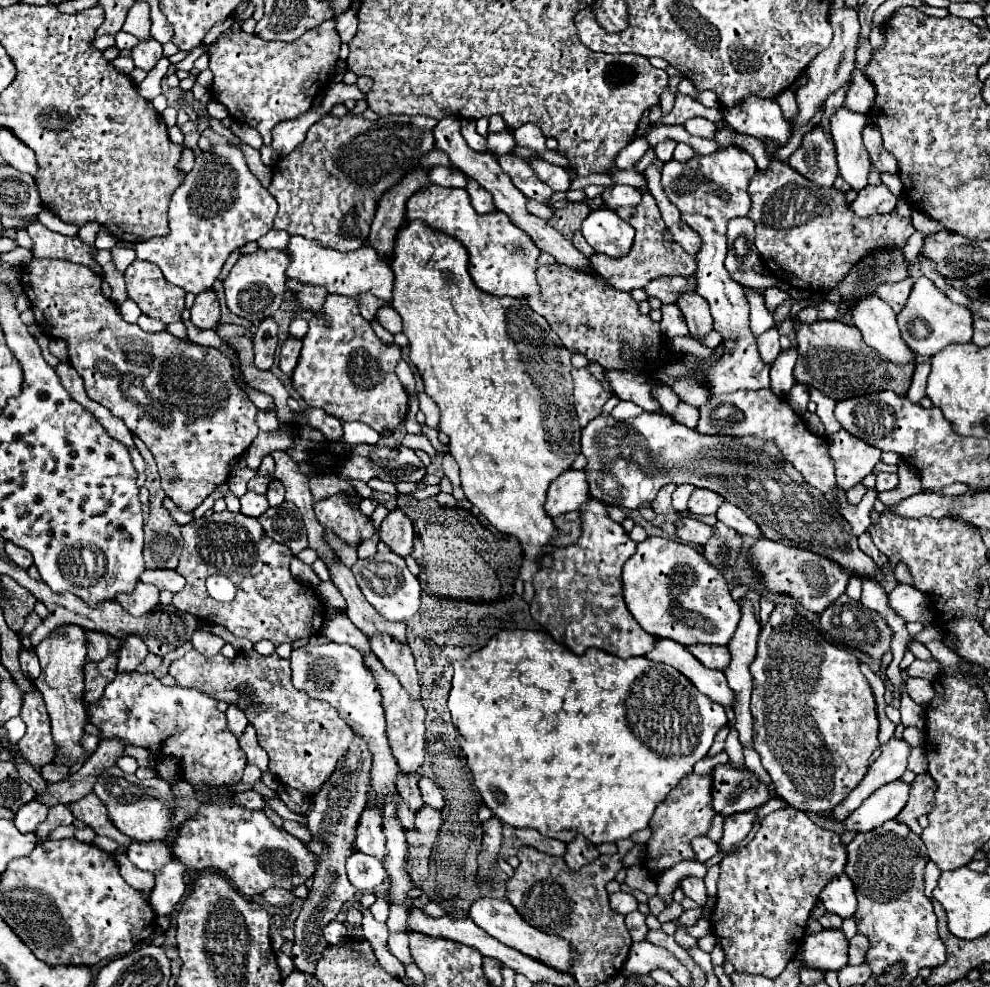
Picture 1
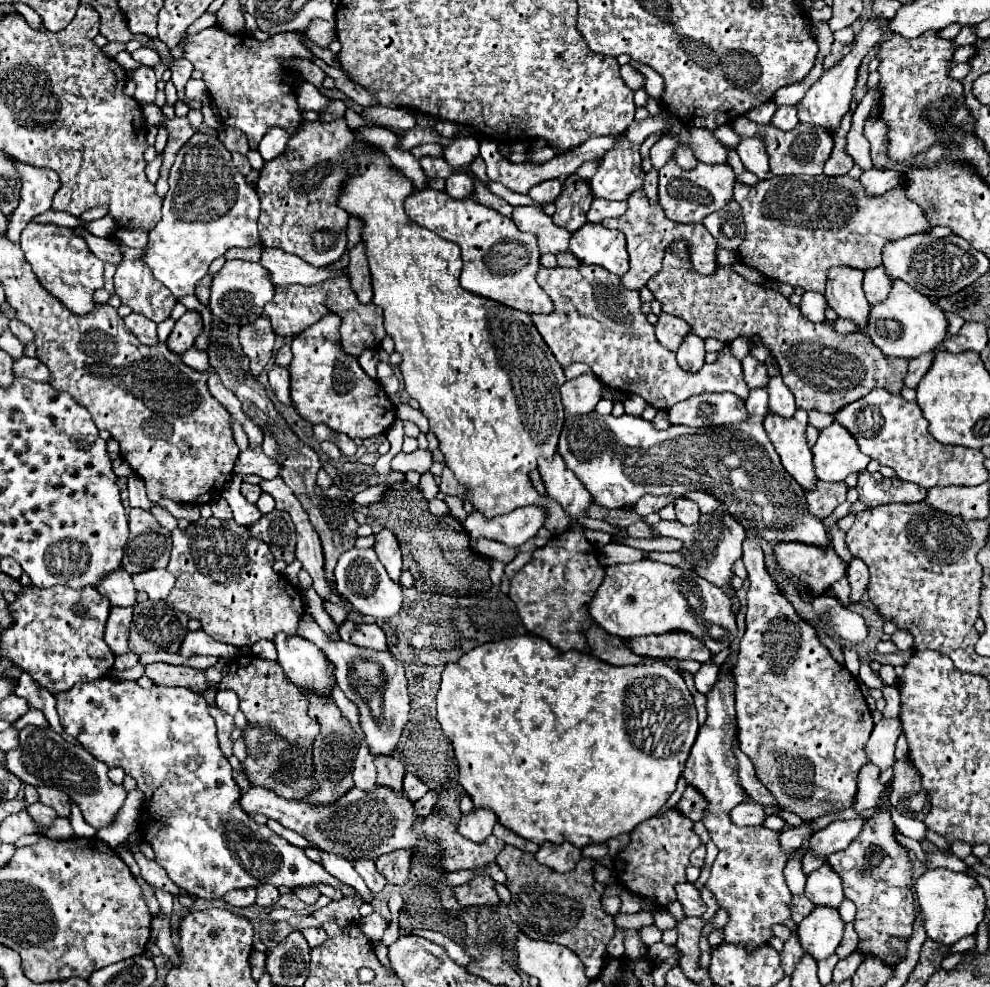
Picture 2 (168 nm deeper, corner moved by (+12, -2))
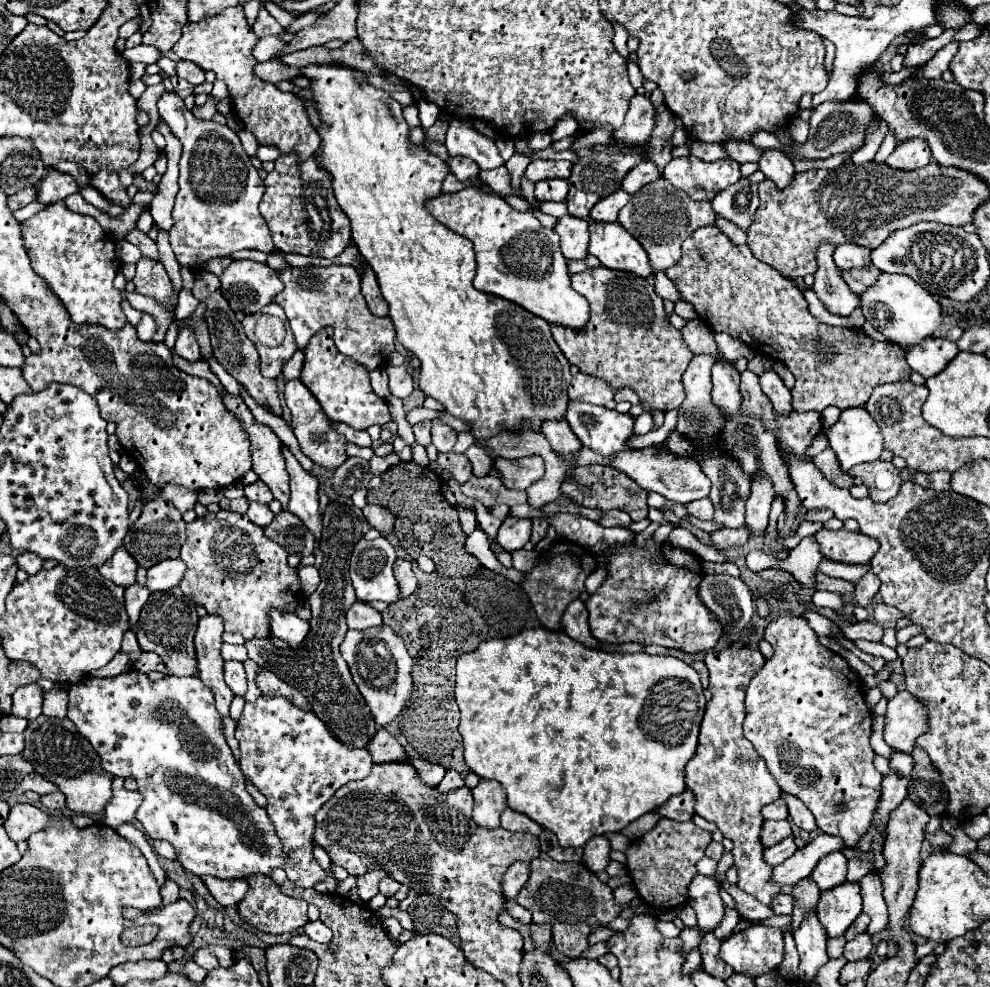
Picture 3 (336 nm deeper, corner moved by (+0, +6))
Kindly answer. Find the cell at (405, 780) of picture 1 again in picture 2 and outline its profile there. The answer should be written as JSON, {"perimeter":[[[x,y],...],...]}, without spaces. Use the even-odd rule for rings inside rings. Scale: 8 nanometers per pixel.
{"perimeter":[[[376,756],[374,758],[378,778],[376,782],[380,786],[388,786],[392,790],[402,790],[402,780],[404,780],[404,766],[394,758],[394,756]]]}

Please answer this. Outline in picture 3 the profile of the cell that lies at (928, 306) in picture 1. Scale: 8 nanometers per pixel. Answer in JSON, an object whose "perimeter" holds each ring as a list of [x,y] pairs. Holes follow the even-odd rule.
{"perimeter":[[[906,274],[880,276],[878,284],[874,284],[874,288],[868,288],[860,296],[860,306],[866,320],[874,328],[878,328],[890,342],[900,344],[904,348],[928,340],[942,326],[944,320],[942,306],[934,300],[934,296]]]}

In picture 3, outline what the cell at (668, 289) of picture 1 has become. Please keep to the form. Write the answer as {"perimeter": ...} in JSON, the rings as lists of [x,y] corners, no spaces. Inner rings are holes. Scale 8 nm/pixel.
{"perimeter":[[[704,226],[692,232],[682,244],[682,258],[676,266],[666,270],[666,276],[680,290],[682,300],[696,308],[696,314],[712,328],[712,332],[726,332],[754,348],[754,352],[780,360],[790,368],[796,376],[796,386],[792,390],[792,408],[796,412],[822,412],[826,406],[838,406],[840,410],[864,406],[876,386],[910,380],[912,370],[906,364],[906,350],[902,346],[878,342],[856,328],[834,328],[820,322],[810,314],[804,294],[792,280],[756,260],[748,246],[734,246],[716,226]]]}

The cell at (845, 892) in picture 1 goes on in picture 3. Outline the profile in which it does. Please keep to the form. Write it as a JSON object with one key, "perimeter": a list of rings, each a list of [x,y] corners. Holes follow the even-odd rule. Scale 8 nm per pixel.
{"perimeter":[[[832,852],[830,856],[824,856],[818,862],[818,868],[814,868],[814,872],[812,872],[812,880],[824,892],[824,890],[836,888],[838,884],[844,884],[846,874],[848,874],[846,856],[842,852]]]}

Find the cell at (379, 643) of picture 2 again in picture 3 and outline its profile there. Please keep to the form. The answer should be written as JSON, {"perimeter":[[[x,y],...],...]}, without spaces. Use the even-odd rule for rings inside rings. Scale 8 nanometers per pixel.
{"perimeter":[[[356,600],[350,608],[350,612],[346,614],[348,620],[348,628],[352,630],[364,630],[364,628],[380,628],[384,626],[382,622],[382,614],[376,612],[374,608],[370,608],[368,604]]]}

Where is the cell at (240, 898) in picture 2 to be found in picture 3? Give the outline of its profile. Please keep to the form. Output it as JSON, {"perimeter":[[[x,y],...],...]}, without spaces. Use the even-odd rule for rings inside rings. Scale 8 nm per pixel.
{"perimeter":[[[204,876],[202,880],[208,886],[210,894],[216,898],[216,902],[222,906],[238,904],[244,898],[244,894],[248,892],[246,880],[218,880],[214,876]]]}

